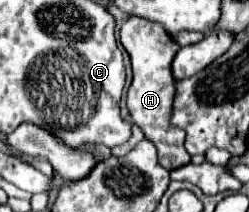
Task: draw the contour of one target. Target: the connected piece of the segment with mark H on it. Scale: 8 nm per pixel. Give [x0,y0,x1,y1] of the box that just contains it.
[119,16,191,170]

